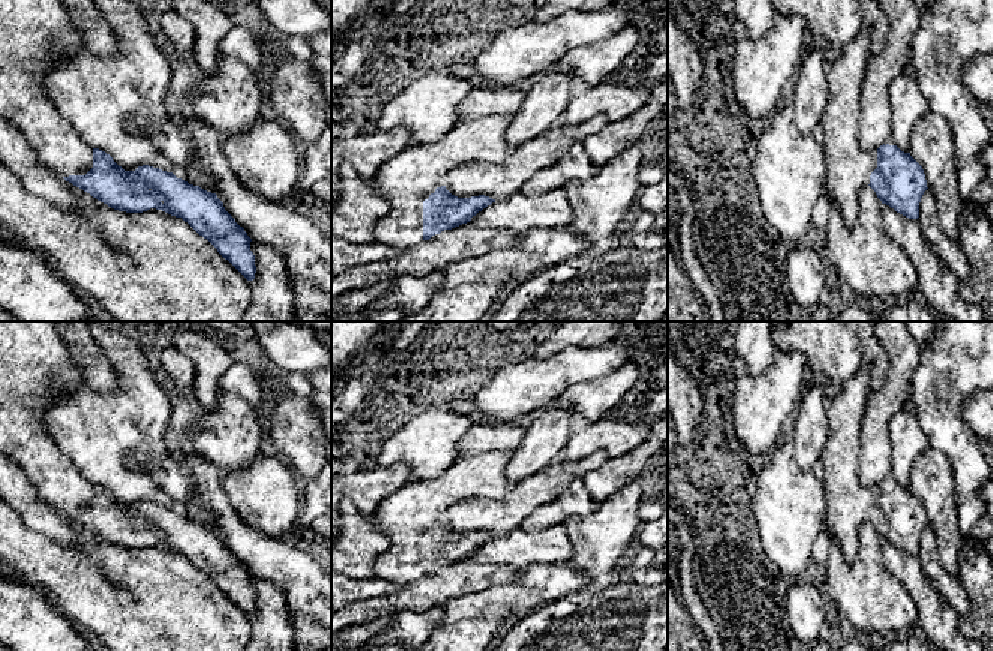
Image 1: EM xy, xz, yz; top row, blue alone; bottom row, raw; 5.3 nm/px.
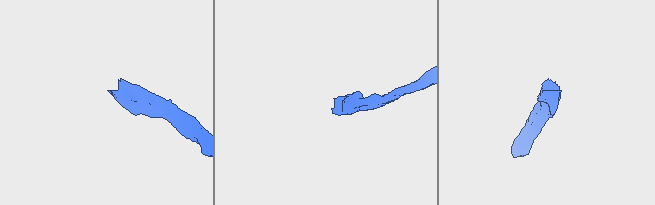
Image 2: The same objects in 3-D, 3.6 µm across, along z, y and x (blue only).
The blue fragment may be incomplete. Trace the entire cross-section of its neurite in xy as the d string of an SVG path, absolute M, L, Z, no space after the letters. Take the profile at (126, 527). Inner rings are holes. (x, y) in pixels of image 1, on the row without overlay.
M0 321L0 453L8 456L28 477L36 486L40 500L58 513L63 513L66 518L118 548L142 549L156 544L171 552L182 554L200 572L207 574L248 616L254 616L256 602L255 591L250 586L252 574L225 546L224 538L216 530L189 520L177 514L172 508L148 501L138 502L135 507L124 507L110 490L88 482L60 450L46 429L45 412L57 402L57 398L64 394L75 382L84 382L84 376L70 356L68 344L63 342L56 321Z

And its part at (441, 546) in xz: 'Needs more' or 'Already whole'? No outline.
Needs more

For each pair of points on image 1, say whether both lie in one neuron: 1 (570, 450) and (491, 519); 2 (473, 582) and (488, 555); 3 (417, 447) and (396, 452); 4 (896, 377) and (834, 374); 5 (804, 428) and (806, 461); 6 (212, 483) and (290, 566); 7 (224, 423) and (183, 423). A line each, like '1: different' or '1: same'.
1: different
2: same
3: same
4: different
5: same
6: same
7: different

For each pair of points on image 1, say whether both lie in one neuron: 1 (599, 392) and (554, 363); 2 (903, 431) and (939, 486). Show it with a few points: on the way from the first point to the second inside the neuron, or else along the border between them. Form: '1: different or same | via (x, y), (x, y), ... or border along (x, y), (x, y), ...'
1: different | border along (615, 368), (606, 374), (575, 381), (551, 398)
2: same | via (909, 446), (911, 452), (933, 473)

